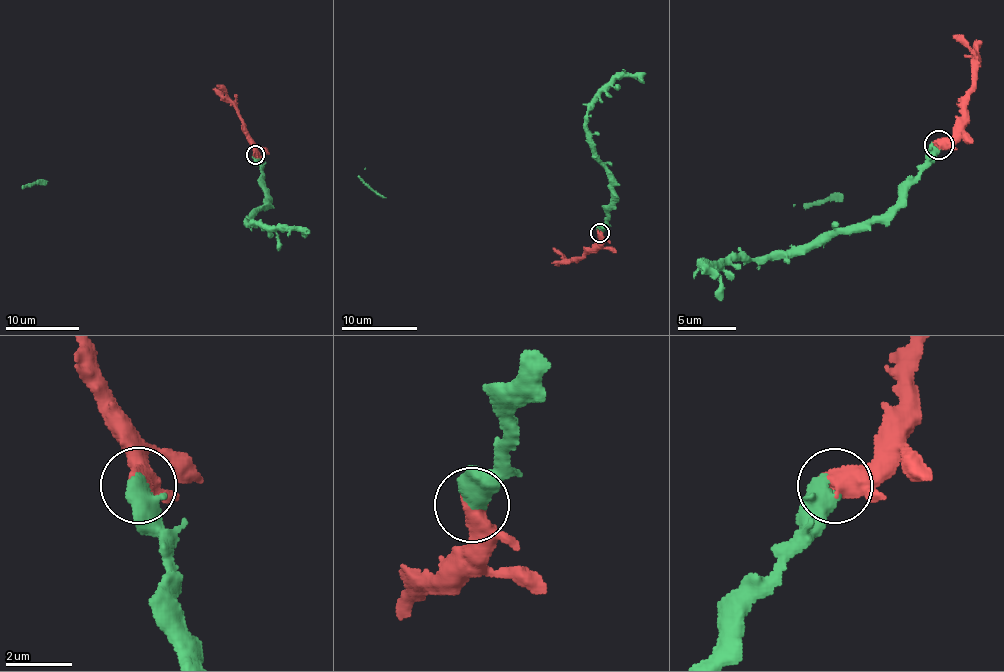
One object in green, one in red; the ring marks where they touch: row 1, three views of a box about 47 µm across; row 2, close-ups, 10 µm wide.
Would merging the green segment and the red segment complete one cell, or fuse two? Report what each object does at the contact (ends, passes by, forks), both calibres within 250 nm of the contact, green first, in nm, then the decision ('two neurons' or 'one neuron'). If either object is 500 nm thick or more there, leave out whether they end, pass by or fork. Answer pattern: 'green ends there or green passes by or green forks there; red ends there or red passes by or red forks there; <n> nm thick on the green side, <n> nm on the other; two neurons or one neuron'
420 nm thick on the green side, 600 nm on the other; one neuron

